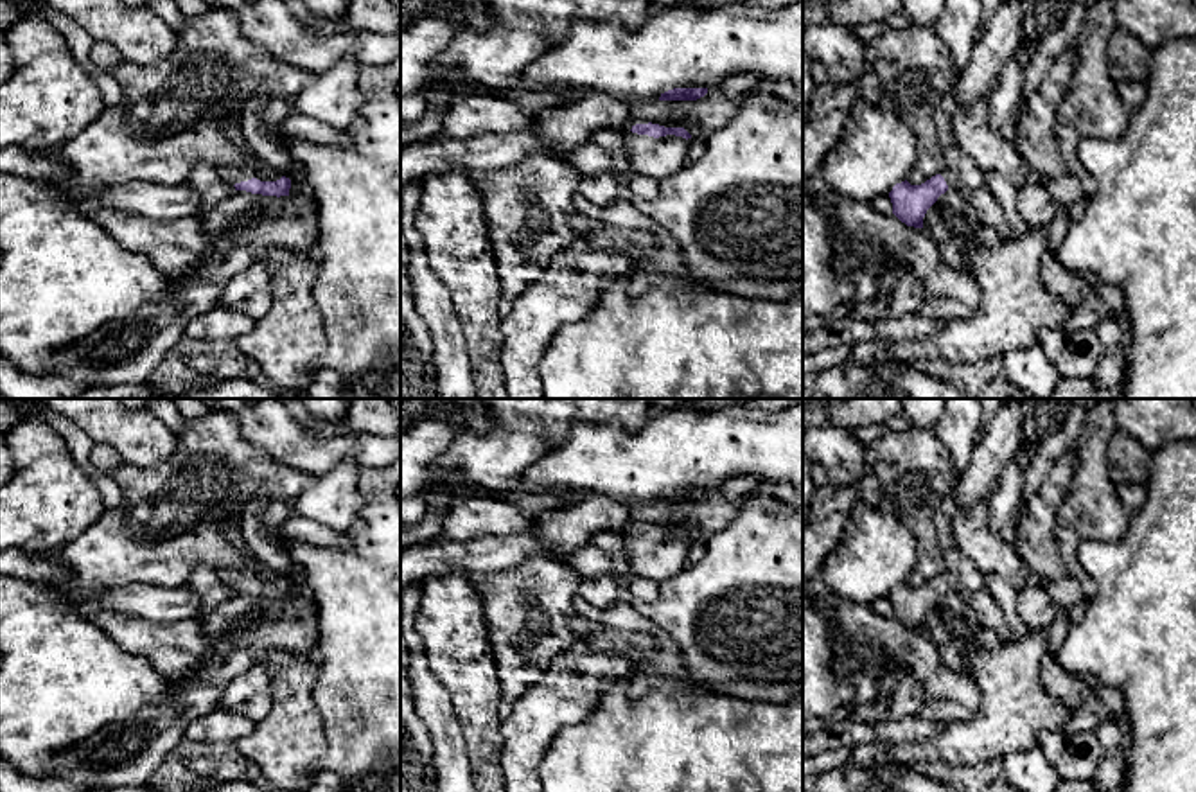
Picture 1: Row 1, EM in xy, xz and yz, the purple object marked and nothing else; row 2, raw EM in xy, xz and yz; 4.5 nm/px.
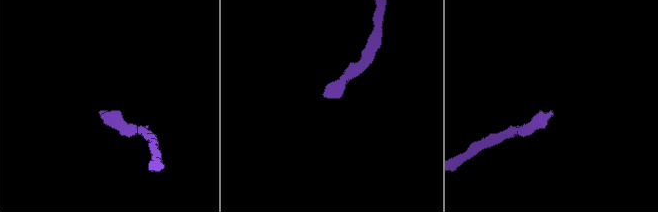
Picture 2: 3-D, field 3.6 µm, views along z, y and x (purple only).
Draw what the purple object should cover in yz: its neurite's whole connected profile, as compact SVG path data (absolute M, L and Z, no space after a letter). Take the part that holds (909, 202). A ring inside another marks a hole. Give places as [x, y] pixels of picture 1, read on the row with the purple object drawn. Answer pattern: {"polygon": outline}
{"polygon": "M957 145L945 149L945 167L921 185L910 185L907 180L896 183L889 192L893 214L907 226L923 228L927 210L946 190L963 190L984 187L984 172Z"}

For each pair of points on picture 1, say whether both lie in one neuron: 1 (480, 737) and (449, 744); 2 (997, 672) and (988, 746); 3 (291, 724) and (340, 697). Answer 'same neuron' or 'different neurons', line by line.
1: different neurons
2: same neuron
3: different neurons

